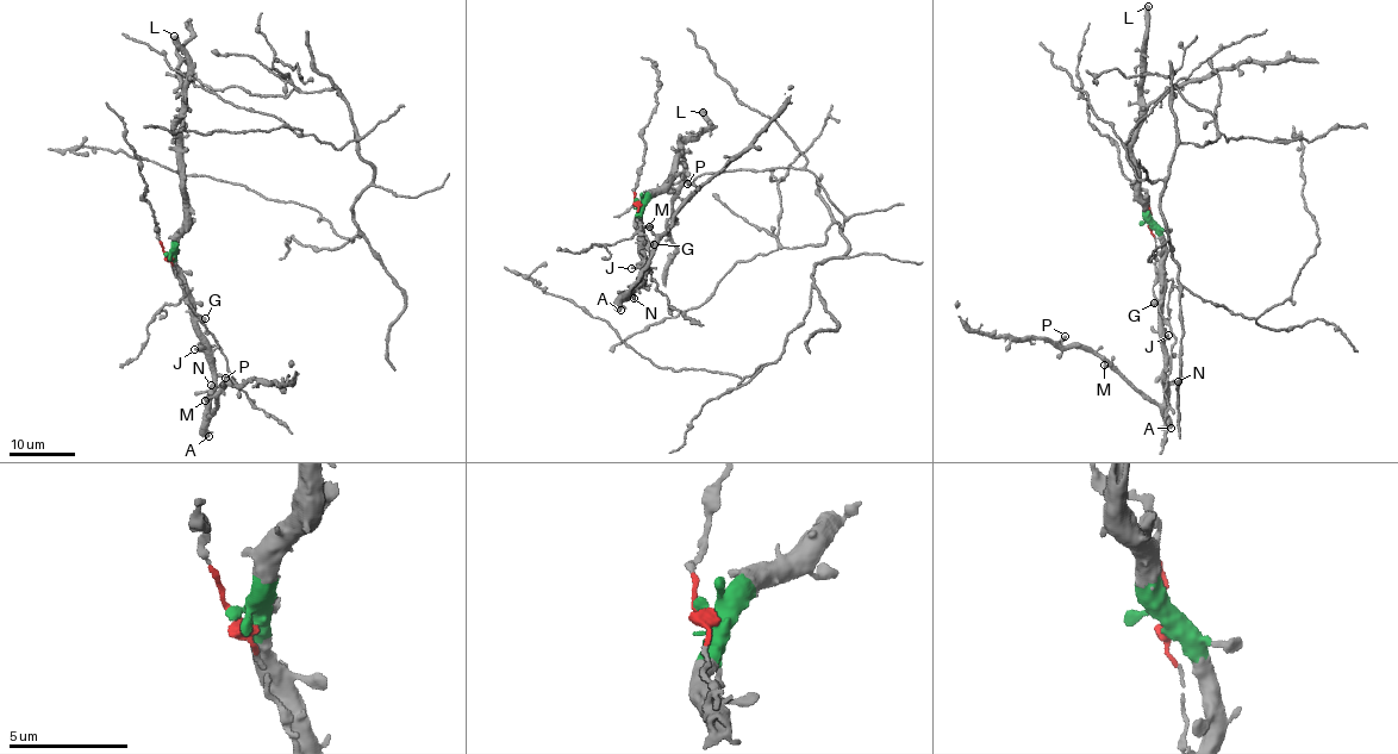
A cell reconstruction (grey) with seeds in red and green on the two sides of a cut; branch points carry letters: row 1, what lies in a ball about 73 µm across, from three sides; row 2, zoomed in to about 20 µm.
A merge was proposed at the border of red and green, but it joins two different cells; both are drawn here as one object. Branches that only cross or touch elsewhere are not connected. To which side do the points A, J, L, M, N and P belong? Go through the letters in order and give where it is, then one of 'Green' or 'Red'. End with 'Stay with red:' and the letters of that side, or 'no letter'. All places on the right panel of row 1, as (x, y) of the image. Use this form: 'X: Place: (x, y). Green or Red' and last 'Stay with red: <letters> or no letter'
A: Place: (1171, 428). Green
J: Place: (1168, 335). Green
L: Place: (1148, 6). Green
M: Place: (1104, 365). Green
N: Place: (1178, 381). Green
P: Place: (1065, 336). Green
Stay with red: no letter

